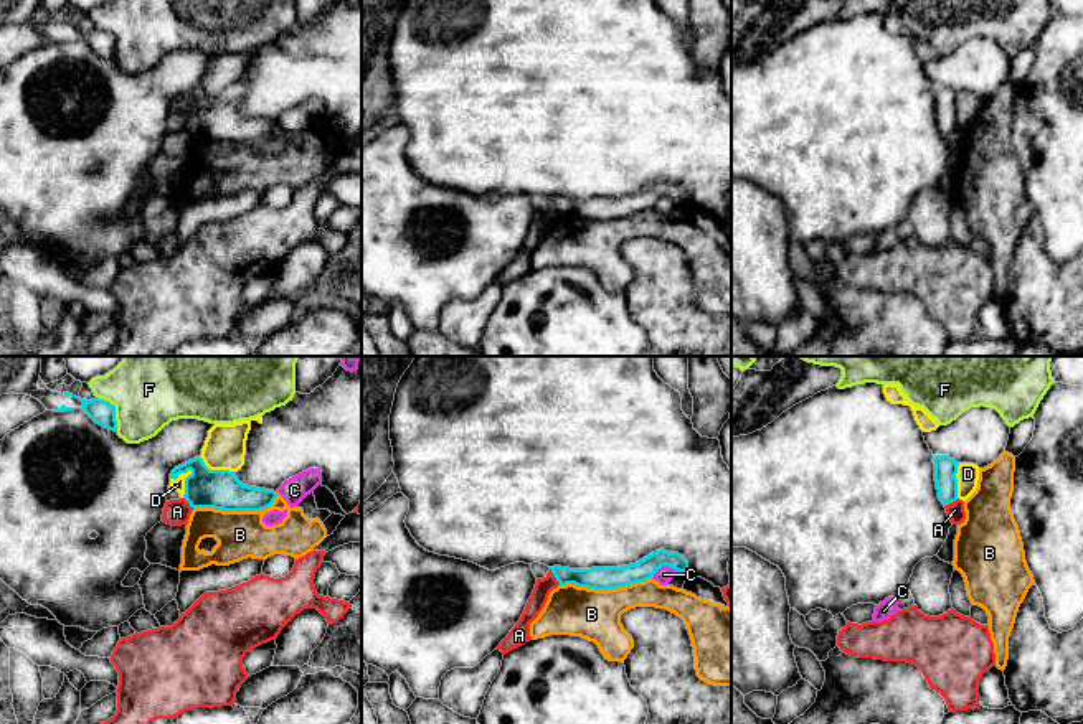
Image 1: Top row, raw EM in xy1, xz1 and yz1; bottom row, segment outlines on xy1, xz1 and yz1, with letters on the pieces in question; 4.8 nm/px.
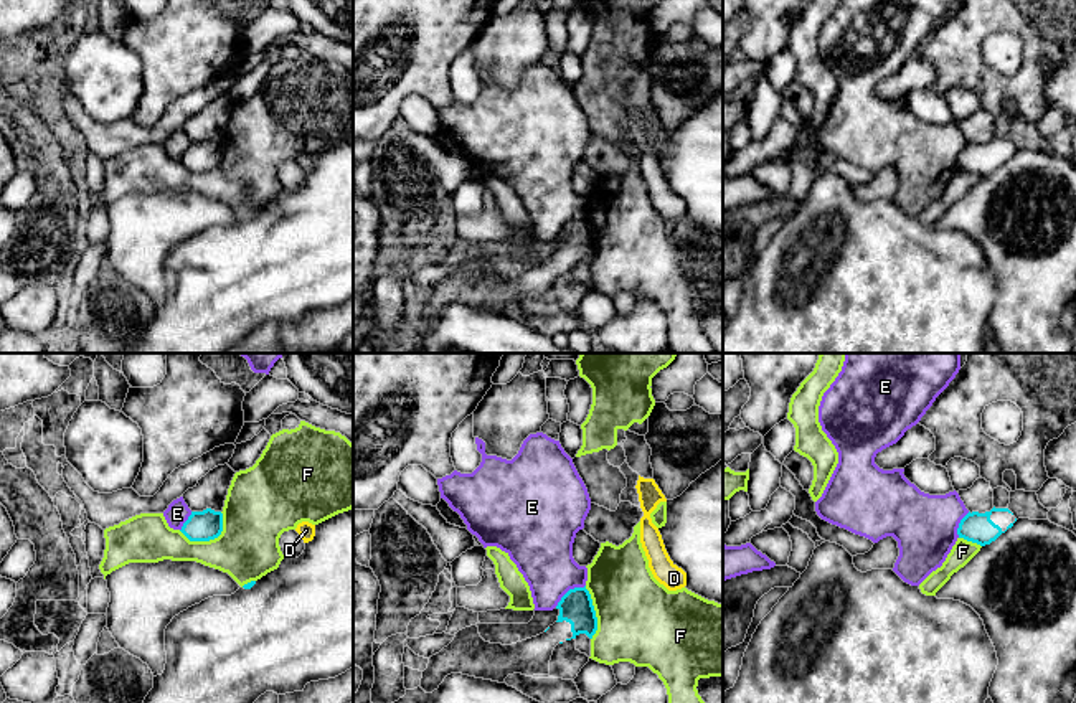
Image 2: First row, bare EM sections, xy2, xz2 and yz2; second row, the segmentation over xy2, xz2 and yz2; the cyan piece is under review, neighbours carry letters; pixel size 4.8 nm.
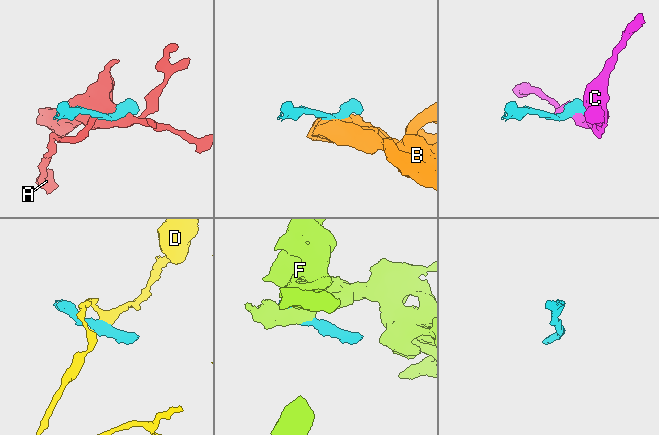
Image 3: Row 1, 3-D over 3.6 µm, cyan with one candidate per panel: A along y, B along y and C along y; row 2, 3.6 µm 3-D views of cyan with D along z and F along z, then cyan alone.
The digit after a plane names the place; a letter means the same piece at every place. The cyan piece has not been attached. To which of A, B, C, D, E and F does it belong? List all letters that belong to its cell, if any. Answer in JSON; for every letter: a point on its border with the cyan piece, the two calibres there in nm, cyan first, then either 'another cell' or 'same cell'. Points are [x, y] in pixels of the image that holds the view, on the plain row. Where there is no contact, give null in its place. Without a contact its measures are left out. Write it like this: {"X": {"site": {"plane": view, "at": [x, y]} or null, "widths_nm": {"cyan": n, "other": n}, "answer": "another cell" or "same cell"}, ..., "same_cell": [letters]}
{"A": {"site": {"plane": "xz1", "at": [553, 205]}, "widths_nm": {"cyan": 110, "other": 90}, "answer": "another cell"}, "B": {"site": {"plane": "xz1", "at": [605, 220]}, "widths_nm": {"cyan": 110, "other": 240}, "answer": "another cell"}, "C": {"site": {"plane": "xz1", "at": [664, 195]}, "widths_nm": {"cyan": 110, "other": 80}, "answer": "another cell"}, "D": {"site": {"plane": "xy1", "at": [185, 114]}, "widths_nm": {"cyan": 190, "other": 60}, "answer": "another cell"}, "E": {"site": {"plane": "xz2", "at": [568, 221]}, "widths_nm": {"cyan": 160, "other": 300}, "answer": "another cell"}, "F": {"site": {"plane": "xy2", "at": [208, 170]}, "widths_nm": {"cyan": 150, "other": 300}, "answer": "another cell"}, "same_cell": []}

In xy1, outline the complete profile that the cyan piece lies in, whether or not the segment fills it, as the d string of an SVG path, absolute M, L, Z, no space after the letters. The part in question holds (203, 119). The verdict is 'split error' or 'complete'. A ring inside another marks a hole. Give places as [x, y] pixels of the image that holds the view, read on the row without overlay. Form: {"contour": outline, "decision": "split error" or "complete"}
{"contour": "M195 87L170 104L177 110L180 104L192 102L185 109L183 129L195 139L215 139L223 142L261 142L269 139L277 124L274 120L243 115L236 102L210 101L201 87Z", "decision": "complete"}

